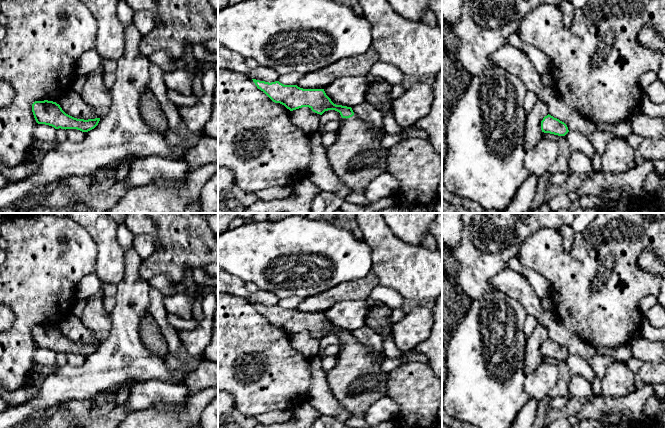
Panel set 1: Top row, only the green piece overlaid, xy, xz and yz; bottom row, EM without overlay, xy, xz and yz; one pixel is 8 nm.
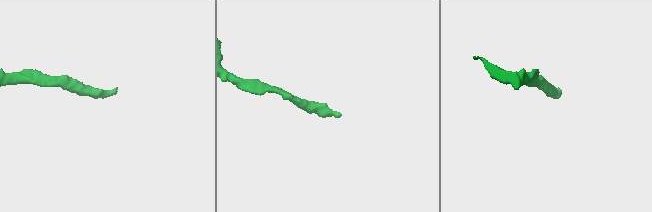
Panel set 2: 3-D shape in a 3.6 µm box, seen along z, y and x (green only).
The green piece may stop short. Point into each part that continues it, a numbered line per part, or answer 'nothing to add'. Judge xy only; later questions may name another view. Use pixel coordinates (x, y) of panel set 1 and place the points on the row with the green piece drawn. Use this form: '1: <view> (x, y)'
nothing to add

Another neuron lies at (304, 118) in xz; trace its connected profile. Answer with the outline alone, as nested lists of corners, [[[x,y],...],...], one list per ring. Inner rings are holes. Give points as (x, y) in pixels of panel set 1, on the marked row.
[[[302,107],[291,111],[292,122],[308,136],[317,132],[320,118],[321,115],[313,112],[309,107]]]

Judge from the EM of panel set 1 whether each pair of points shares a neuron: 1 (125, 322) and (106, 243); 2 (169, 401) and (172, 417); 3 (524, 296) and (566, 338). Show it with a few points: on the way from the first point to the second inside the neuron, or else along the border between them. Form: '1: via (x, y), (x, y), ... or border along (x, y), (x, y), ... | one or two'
1: border along (124, 262), (124, 275), (115, 285) | two
2: border along (190, 395), (187, 403), (179, 408), (146, 408) | two
3: via (534, 306), (556, 328) | one

